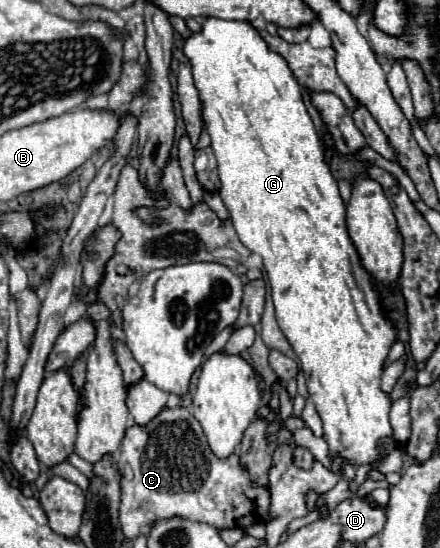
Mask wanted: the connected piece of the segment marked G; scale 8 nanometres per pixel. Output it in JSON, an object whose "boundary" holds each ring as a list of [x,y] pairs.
{"boundary":[[[206,18],[202,32],[192,34],[184,42],[184,54],[192,64],[194,82],[204,104],[202,116],[218,160],[218,176],[222,180],[218,194],[230,212],[240,242],[250,252],[260,254],[264,262],[278,326],[300,360],[310,400],[324,424],[330,456],[340,456],[352,466],[380,464],[384,462],[380,440],[392,438],[388,422],[392,400],[382,392],[380,378],[396,340],[396,324],[386,318],[376,280],[362,266],[348,236],[344,202],[336,178],[324,160],[320,136],[306,112],[302,88],[286,60],[272,52],[248,22]]]}

